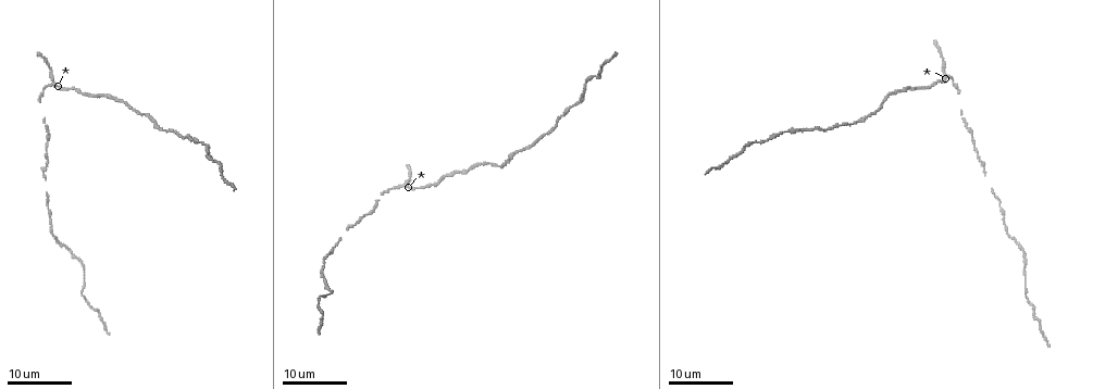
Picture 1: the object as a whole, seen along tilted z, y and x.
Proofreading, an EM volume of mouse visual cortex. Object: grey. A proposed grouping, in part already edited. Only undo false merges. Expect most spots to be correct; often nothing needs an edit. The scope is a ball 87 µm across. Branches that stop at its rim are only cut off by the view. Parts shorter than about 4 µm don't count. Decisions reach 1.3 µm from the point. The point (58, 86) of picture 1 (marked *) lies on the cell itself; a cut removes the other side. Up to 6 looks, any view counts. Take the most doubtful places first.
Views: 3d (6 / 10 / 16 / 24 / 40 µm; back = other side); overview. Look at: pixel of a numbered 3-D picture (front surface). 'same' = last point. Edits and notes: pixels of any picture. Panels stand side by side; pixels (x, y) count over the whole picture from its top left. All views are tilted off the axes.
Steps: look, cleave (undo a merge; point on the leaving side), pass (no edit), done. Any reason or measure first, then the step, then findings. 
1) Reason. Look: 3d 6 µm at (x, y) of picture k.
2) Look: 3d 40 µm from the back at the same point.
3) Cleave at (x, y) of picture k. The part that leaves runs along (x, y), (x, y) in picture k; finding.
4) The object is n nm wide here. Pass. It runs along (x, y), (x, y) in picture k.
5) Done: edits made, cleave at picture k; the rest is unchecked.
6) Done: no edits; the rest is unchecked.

Sudden change in width. Look: 3d 16 µm at (857, 121) of picture 1.

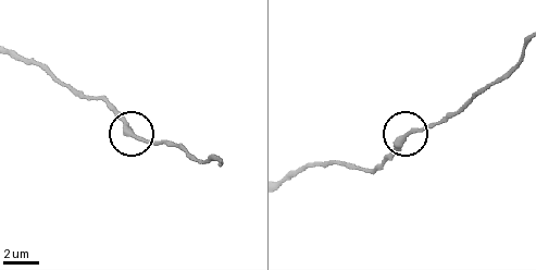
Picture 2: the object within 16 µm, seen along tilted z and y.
Look: 3d 6 µm at (134, 135) of picture 2.

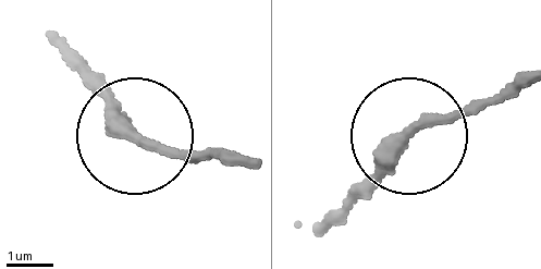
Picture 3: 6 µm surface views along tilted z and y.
The object is 300 nm wide here. Pass. All the same cell.

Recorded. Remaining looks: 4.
Calibre changes. Look: 3d 24 µm at (585, 92) of picture 1.

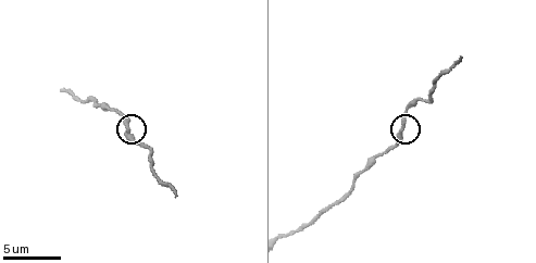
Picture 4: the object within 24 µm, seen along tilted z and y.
Look: 3d 6 µm at (128, 127) of picture 4.

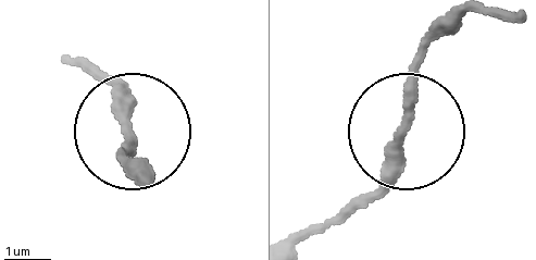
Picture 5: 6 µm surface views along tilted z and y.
Pass. It runs along (293, 250), (373, 187), (399, 136), (419, 38) in picture 5; continuous, no second cell.

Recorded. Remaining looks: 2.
Thin neck. Look: 3d 16 µm at (999, 204) of picture 1.

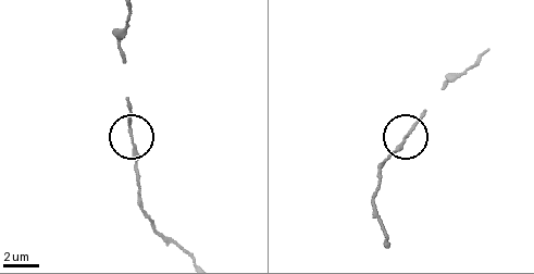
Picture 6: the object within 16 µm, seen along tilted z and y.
Look: 3d 10 µm at (131, 134) of picture 6.

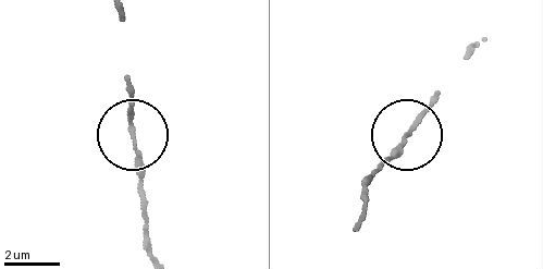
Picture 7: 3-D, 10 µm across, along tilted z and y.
Pass. Continuous, no second cell.

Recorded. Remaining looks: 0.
Done: no edits; the rest is unchecked.

